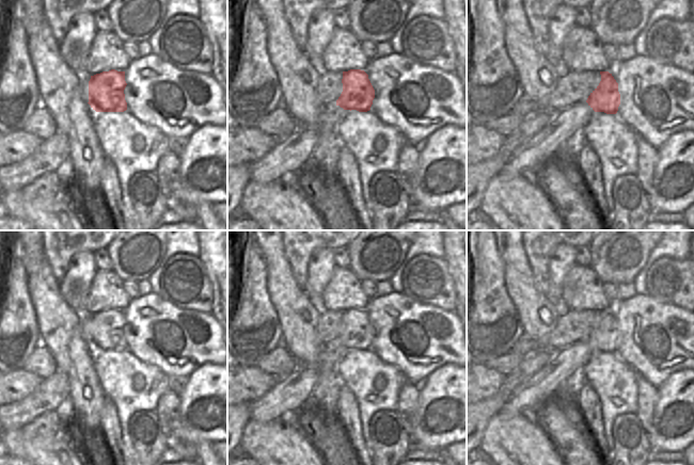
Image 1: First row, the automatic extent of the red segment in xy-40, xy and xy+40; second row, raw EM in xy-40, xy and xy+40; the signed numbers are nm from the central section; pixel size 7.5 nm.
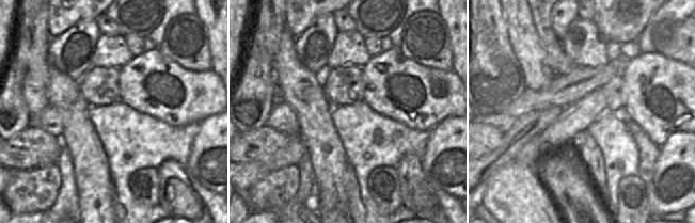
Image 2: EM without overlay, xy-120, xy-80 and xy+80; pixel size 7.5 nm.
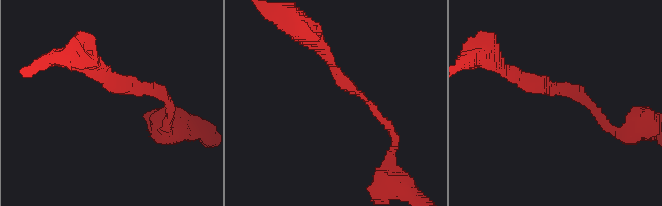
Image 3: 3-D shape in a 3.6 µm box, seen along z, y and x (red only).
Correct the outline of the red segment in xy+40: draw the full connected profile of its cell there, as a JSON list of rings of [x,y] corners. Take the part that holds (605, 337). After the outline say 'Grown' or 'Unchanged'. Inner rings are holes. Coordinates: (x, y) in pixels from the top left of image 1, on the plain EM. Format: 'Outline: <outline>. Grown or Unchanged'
Outline: [[[600,310],[601,320],[586,341],[595,351],[616,353],[620,343],[618,322],[609,310]]]. Unchanged

